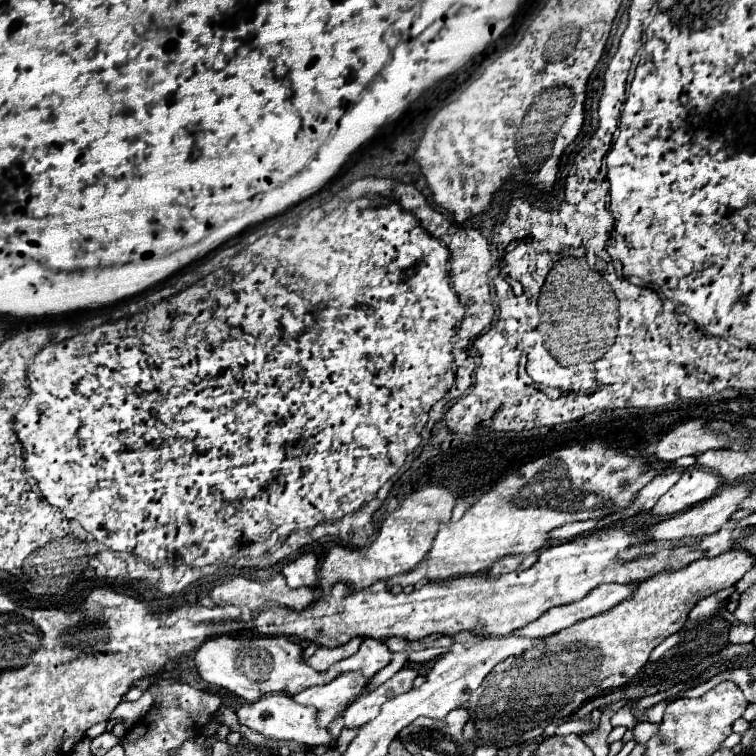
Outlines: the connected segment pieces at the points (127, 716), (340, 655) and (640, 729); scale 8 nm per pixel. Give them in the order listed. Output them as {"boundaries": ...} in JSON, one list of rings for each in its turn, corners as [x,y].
{"boundaries":[[[[146,690],[142,697],[136,701],[122,701],[110,714],[109,718],[138,721],[140,717],[144,717],[150,710],[153,702],[153,694],[149,690]]],[[[354,637],[352,641],[348,641],[346,645],[340,645],[340,647],[334,647],[334,649],[328,649],[328,647],[318,647],[318,651],[308,659],[308,665],[314,667],[316,671],[326,671],[332,663],[340,661],[340,659],[346,659],[350,655],[354,655],[360,647],[362,639],[360,637]]],[[[642,721],[634,727],[634,739],[638,743],[646,743],[650,737],[654,737],[658,733],[658,723],[648,723],[648,721]]]]}

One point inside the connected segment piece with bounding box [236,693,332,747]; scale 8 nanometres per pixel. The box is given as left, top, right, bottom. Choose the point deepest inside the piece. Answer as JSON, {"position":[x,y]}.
{"position":[276,715]}

